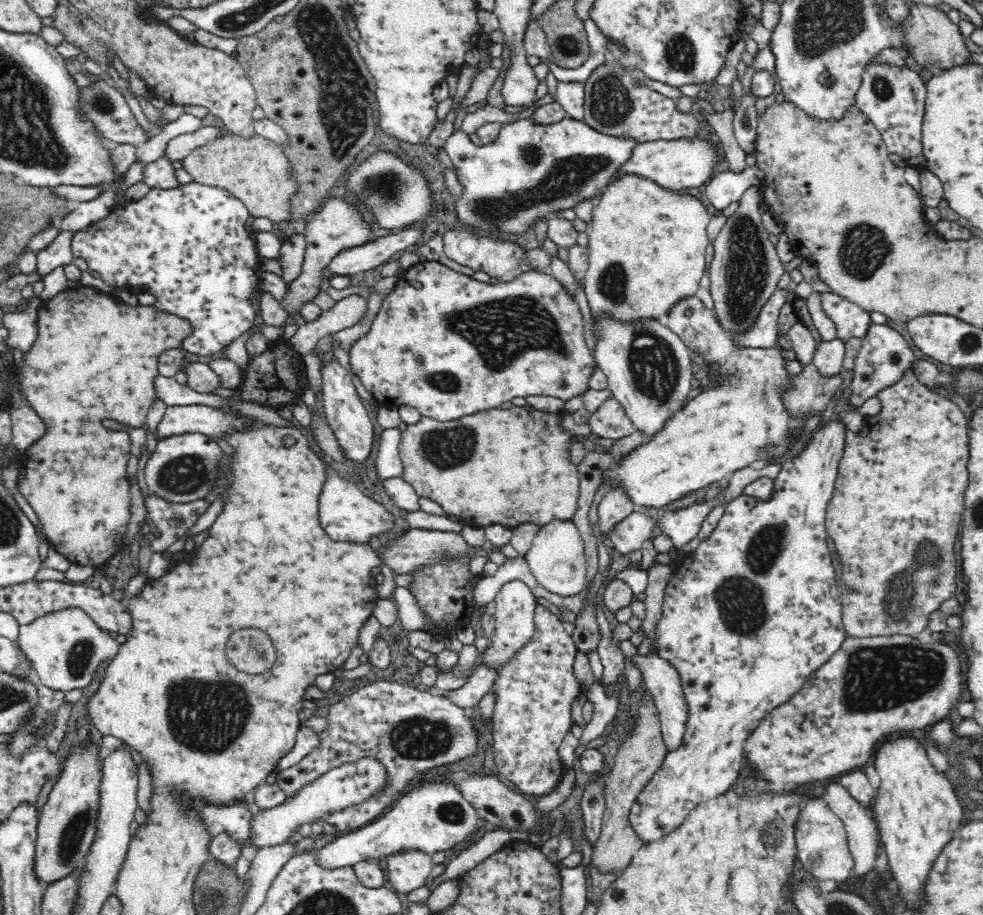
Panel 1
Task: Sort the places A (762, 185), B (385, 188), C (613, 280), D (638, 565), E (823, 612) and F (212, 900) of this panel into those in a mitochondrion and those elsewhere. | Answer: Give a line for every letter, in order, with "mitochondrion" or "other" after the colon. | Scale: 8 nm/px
A: other
B: mitochondrion
C: mitochondrion
D: other
E: other
F: mitochondrion

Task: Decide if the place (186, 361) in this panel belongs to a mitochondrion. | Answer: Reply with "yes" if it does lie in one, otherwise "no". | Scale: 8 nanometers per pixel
no

